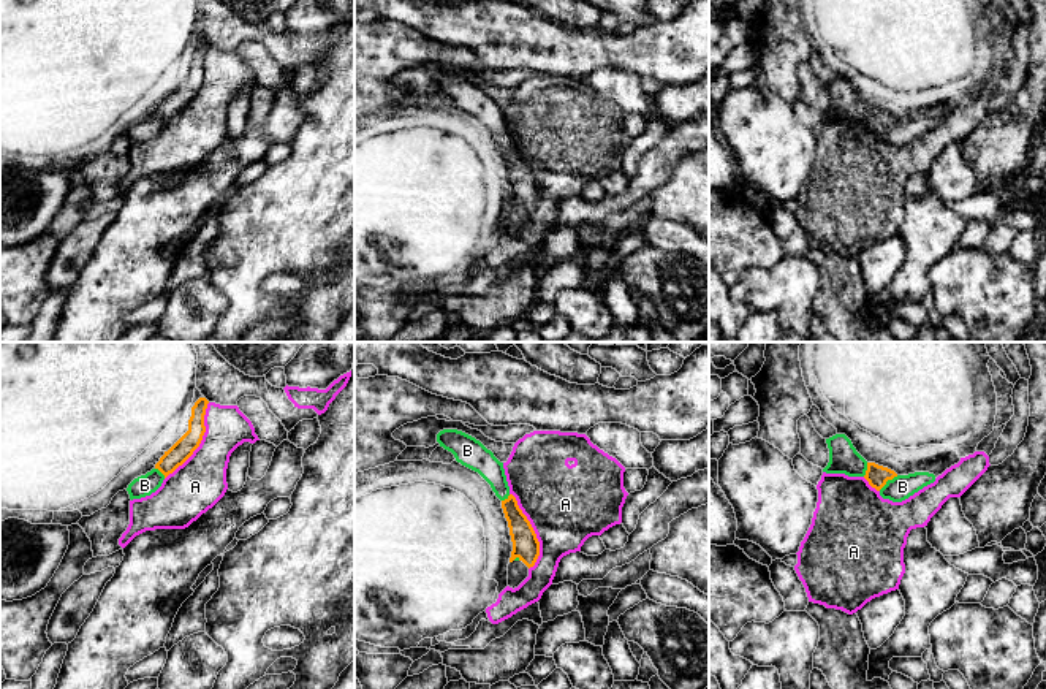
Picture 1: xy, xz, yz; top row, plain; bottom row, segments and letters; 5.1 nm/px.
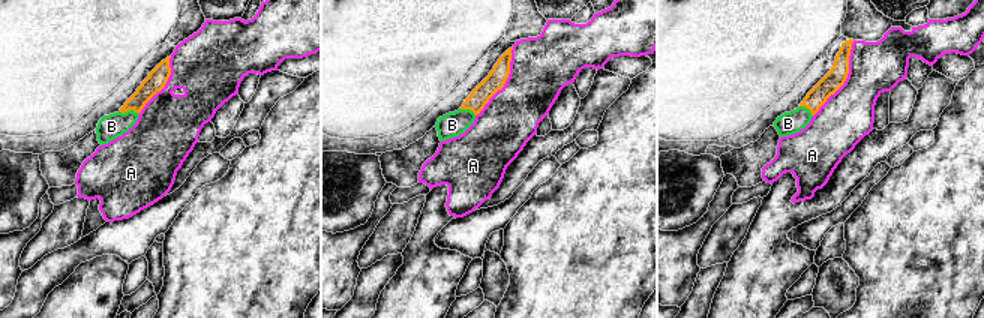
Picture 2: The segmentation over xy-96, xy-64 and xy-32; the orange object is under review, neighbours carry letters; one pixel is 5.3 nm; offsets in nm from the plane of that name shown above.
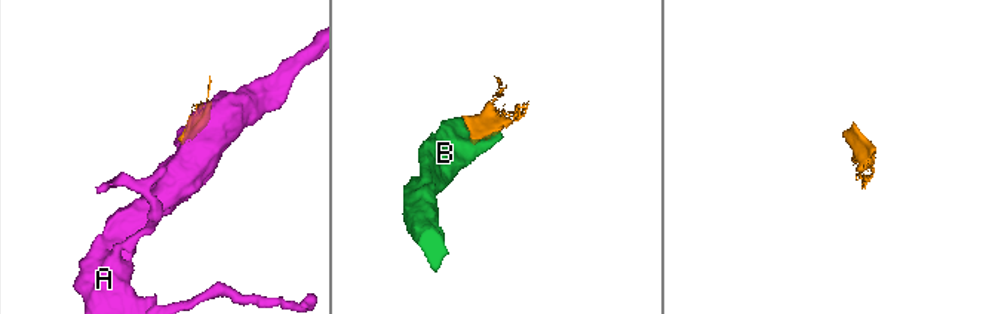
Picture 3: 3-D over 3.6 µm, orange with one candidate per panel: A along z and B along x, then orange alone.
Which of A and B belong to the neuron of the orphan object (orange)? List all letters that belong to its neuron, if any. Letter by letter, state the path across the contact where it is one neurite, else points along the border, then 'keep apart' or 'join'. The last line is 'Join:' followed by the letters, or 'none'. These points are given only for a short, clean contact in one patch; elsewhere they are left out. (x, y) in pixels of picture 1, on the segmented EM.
A: keep apart
B: way yz (877, 475), (888, 479), (896, 487), (902, 487); join
Join: B

